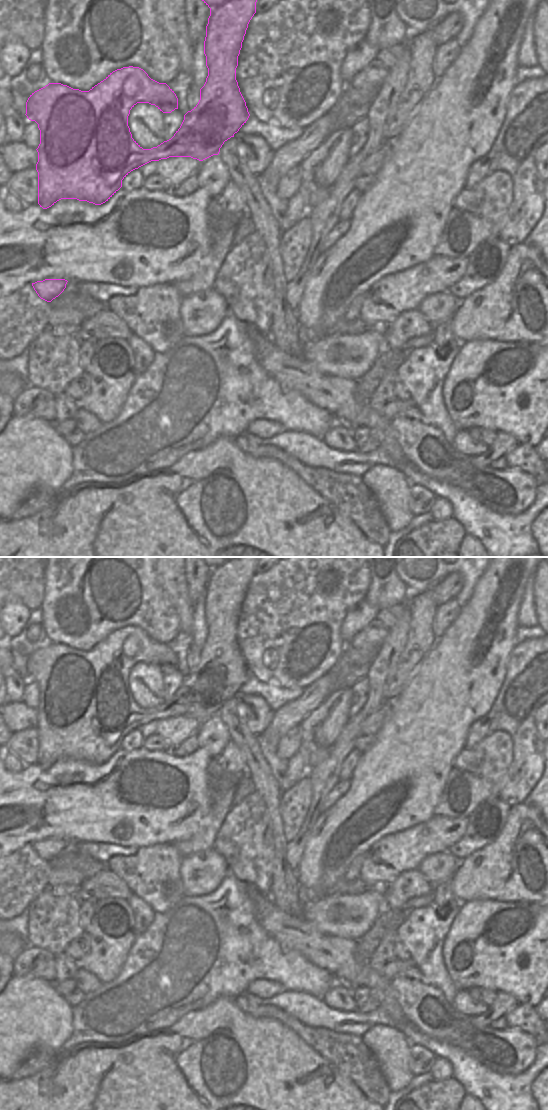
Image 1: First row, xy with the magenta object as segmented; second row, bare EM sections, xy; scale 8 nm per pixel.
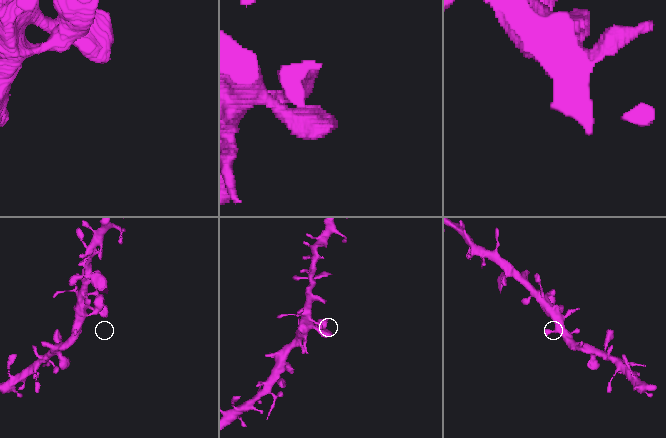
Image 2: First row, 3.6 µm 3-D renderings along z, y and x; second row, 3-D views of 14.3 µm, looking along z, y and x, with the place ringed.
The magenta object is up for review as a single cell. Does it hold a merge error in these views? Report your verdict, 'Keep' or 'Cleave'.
Keep

